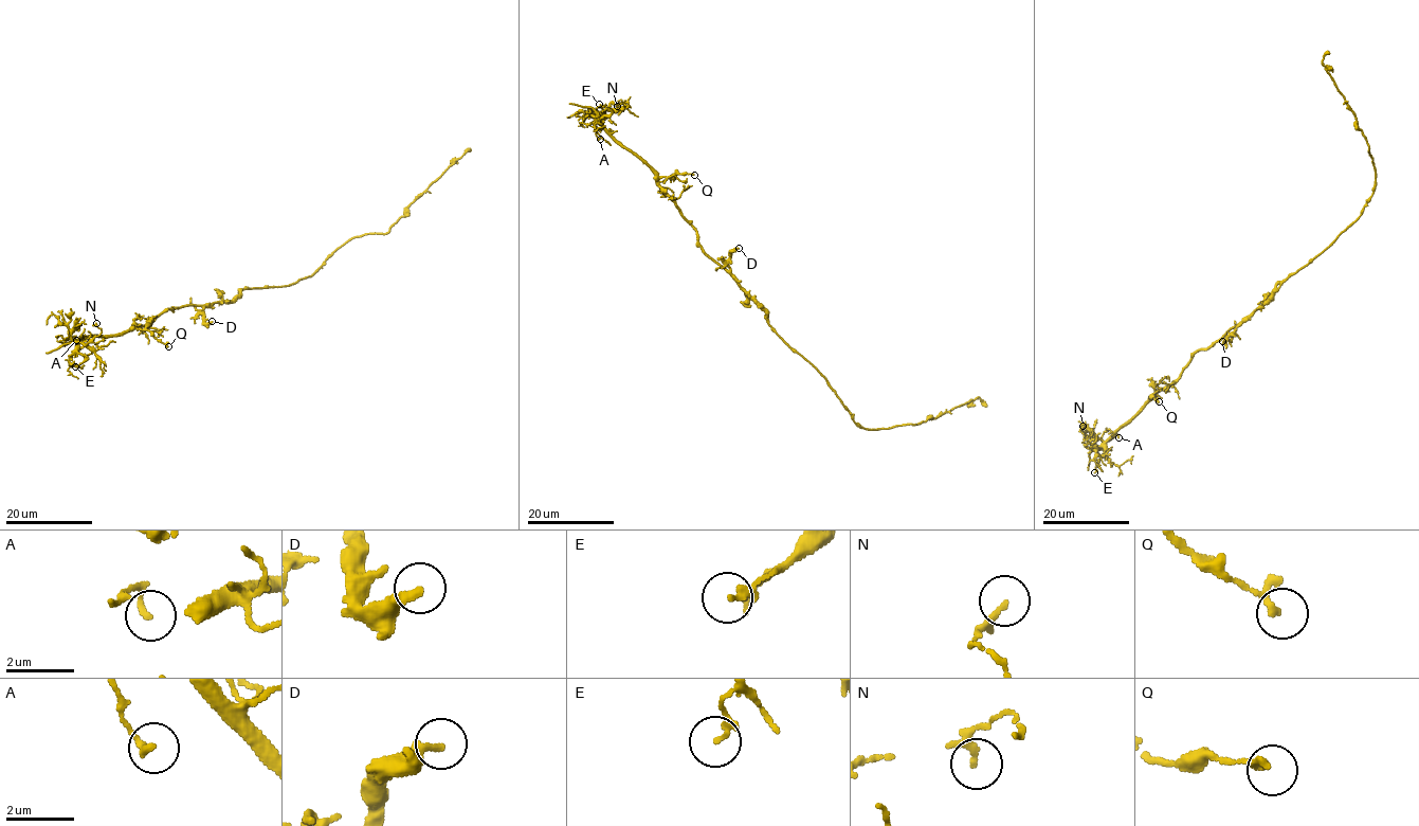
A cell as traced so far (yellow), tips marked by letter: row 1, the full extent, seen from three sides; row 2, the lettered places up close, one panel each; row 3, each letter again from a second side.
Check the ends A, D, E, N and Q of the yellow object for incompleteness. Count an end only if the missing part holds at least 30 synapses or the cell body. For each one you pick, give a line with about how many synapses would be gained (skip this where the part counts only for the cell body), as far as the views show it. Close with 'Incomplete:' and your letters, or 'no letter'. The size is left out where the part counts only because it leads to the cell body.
Incomplete: no letter

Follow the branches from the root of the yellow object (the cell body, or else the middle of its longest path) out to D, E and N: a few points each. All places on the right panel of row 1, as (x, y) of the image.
D: (1284, 282), (1243, 321), (1225, 343), (1222, 341)
E: (1284, 282), (1267, 302), (1211, 346), (1197, 349), (1176, 380), (1119, 428), (1106, 443), (1094, 472)
N: (1284, 282), (1211, 346), (1197, 349), (1176, 380), (1099, 446), (1087, 447), (1079, 431), (1083, 426)

